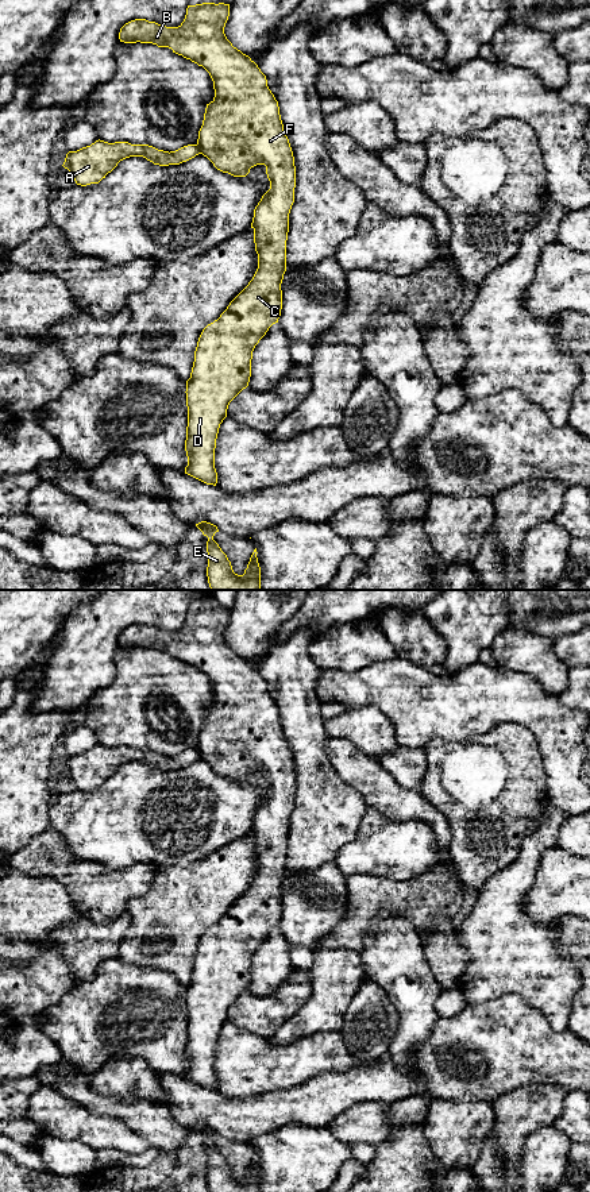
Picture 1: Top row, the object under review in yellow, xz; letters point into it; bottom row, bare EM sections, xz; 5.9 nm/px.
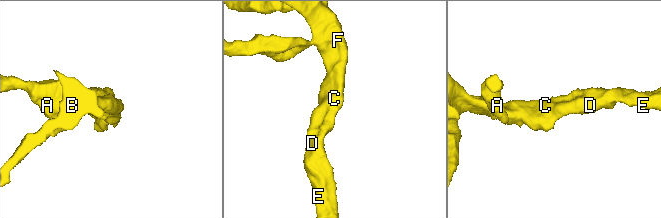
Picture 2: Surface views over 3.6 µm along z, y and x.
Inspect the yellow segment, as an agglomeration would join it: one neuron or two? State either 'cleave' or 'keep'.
cleave

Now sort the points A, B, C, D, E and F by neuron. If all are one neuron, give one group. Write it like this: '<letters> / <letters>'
A / B C D E F

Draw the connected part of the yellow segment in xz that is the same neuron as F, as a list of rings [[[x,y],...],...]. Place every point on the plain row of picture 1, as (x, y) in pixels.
[[[203,607],[188,610],[178,632],[166,632],[146,624],[126,628],[119,637],[124,648],[153,648],[203,671],[213,686],[215,702],[207,709],[197,751],[213,771],[234,782],[246,782],[257,769],[266,771],[270,794],[254,814],[258,873],[248,890],[230,907],[217,925],[208,929],[197,946],[190,983],[186,985],[188,1031],[185,1079],[216,1091],[215,1053],[220,1029],[230,1007],[248,991],[252,956],[269,933],[278,927],[282,914],[281,888],[286,876],[289,818],[294,807],[296,771],[289,744],[284,736],[278,706],[267,691],[258,670],[232,651],[224,639],[230,609]]]

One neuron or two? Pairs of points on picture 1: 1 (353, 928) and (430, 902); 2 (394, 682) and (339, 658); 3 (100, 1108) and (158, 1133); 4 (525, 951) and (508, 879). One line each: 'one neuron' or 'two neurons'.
1: one neuron
2: two neurons
3: one neuron
4: one neuron

